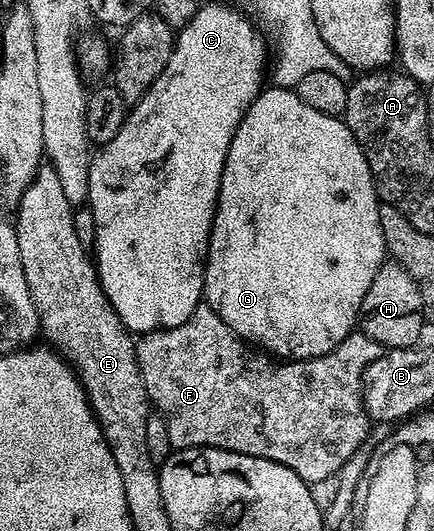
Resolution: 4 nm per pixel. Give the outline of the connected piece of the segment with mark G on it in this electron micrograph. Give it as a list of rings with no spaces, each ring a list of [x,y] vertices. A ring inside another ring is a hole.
[[[270,85],[262,89],[261,94],[247,108],[231,148],[227,148],[227,160],[223,164],[219,196],[217,197],[217,214],[213,218],[213,227],[209,237],[209,255],[205,257],[205,292],[204,305],[211,309],[246,342],[260,348],[281,360],[304,360],[318,358],[334,350],[345,337],[354,333],[361,316],[363,296],[375,280],[375,272],[387,260],[383,224],[379,224],[379,208],[382,203],[377,197],[377,185],[373,182],[367,156],[355,140],[351,128],[338,115],[324,114],[316,108],[303,104],[296,89]]]

